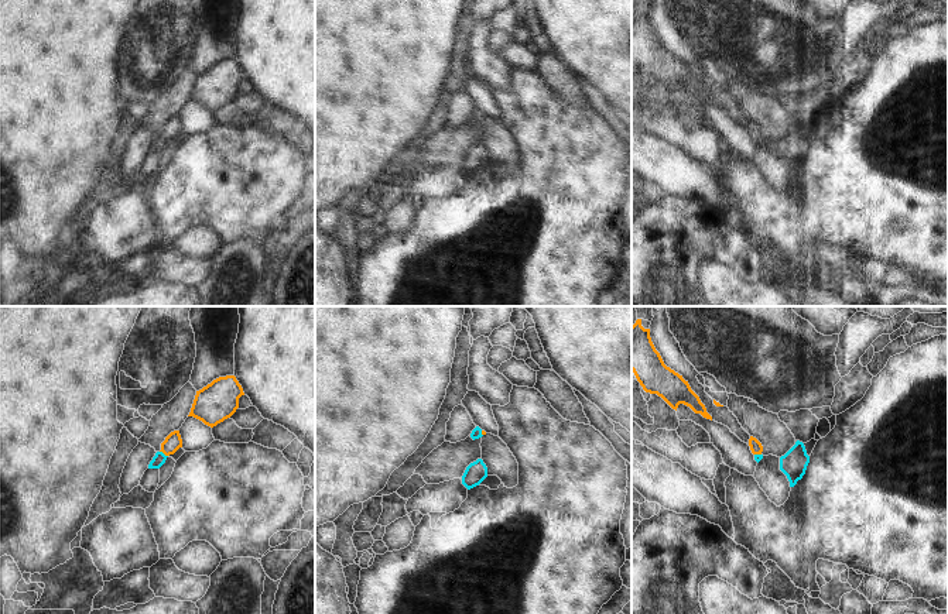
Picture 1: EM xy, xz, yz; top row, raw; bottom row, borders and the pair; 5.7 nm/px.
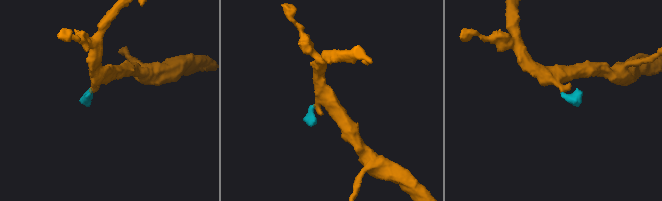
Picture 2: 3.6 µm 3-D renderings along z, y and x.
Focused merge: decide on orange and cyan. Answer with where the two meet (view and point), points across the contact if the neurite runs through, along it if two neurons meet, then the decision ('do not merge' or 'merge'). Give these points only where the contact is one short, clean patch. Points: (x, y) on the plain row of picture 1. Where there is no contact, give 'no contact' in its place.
contact xy (164, 137); way xy (173, 126), (164, 137), (160, 141); merge

